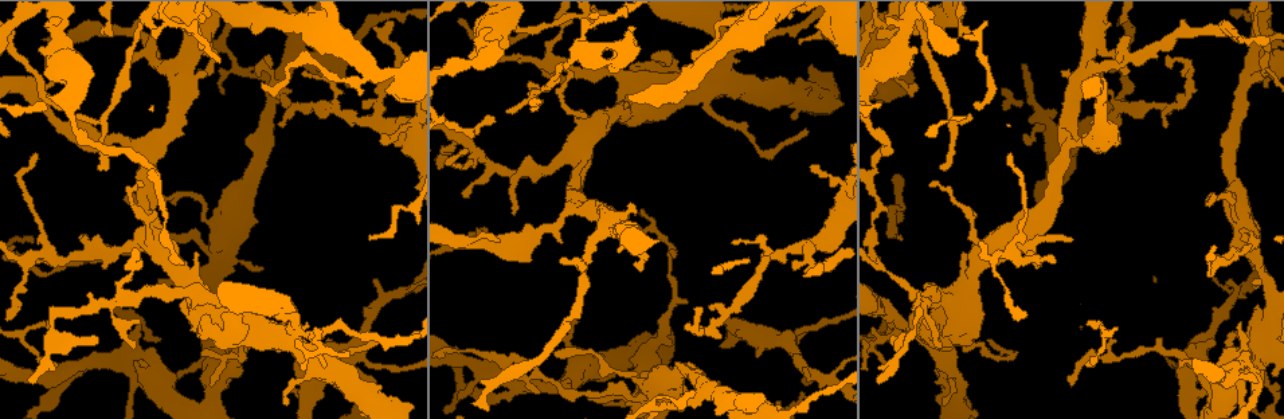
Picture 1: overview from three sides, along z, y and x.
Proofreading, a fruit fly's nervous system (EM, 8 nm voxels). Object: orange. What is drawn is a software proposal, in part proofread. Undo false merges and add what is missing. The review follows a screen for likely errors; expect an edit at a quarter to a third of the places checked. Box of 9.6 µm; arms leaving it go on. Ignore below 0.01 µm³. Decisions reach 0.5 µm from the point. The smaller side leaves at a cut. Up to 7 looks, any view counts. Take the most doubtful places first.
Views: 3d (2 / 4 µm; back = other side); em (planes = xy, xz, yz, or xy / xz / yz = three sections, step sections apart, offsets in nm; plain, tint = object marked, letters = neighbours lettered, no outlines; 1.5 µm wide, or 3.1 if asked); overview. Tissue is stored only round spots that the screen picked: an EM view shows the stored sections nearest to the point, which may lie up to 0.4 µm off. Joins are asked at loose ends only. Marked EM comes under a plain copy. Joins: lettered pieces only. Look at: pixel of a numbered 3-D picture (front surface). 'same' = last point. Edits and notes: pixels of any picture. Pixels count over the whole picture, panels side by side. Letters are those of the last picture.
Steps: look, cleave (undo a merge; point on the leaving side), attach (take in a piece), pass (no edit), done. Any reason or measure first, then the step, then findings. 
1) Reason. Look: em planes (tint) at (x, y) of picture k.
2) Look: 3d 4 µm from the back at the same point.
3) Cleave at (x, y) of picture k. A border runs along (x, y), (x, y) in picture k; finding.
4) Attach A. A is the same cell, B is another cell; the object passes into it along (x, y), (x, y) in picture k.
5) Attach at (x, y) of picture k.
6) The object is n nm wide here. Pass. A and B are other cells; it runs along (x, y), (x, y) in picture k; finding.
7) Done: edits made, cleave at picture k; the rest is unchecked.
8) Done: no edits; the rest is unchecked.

Thin neck. Look: 3d 4 µm at (89, 361) of picture 1.

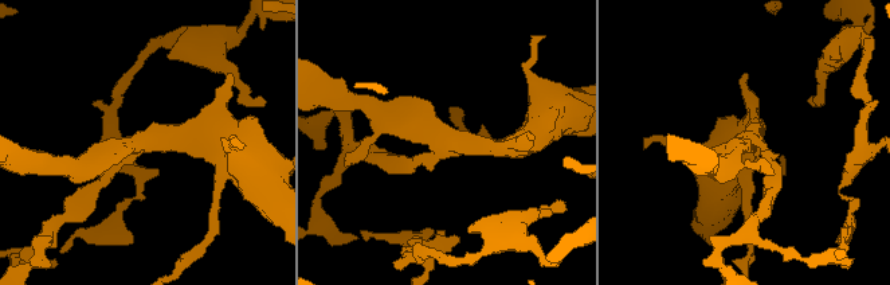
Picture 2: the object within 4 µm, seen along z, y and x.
Look: em xz step 4 (letters) at (754, 140) of picture 2.

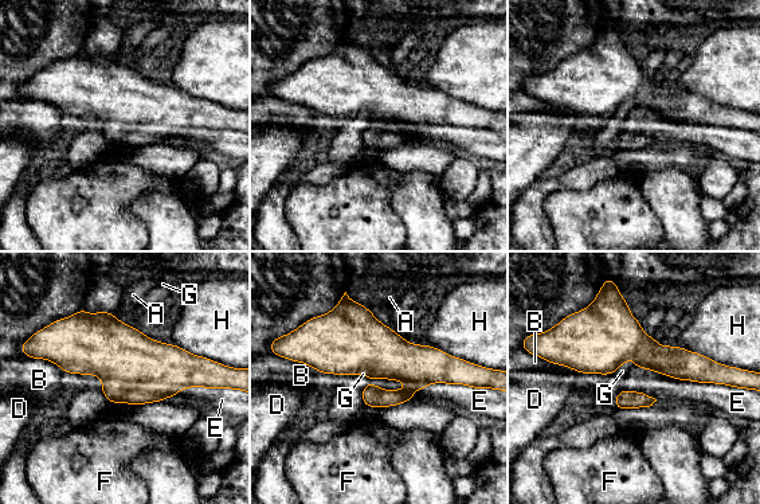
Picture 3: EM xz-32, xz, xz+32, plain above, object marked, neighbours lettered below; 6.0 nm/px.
3 arms meet here; the arms are 190, 190, 280 nm wide. Pass. A, B, D, E, F, G and H are other cells; continuous, no second neuron.

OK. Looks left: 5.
Thin end. Look: 3d 2 µm at (890, 338) of picture 1.

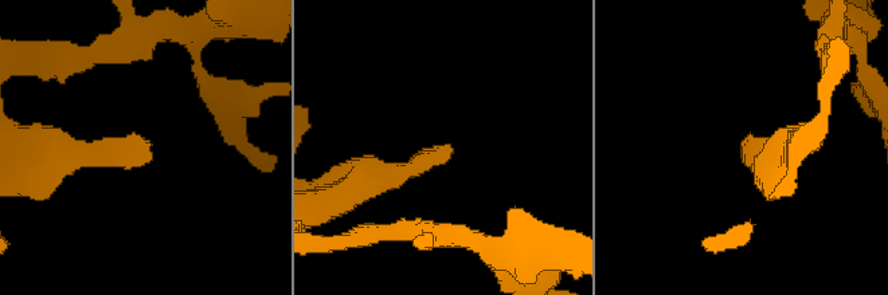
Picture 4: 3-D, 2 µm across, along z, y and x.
Now the EM. Look: em planes (letters) at (745, 151) of picture 4.

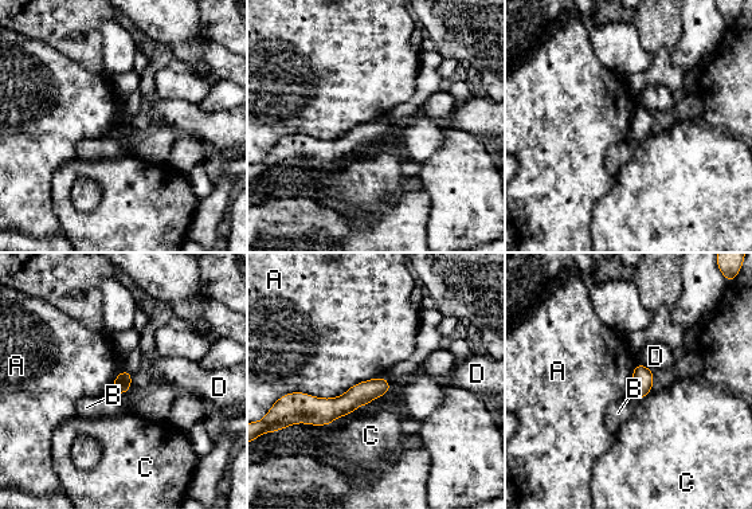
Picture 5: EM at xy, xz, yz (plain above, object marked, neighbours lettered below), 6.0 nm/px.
The longest contact is with A, 600 nm. Pass. A, B, C and D are other cells; a border runs along (382, 376), (331, 398), (284, 395) in picture 5; no lettered piece goes on from it.

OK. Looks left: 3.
Thin end. Look: em planes (letters) at (285, 402) of picture 1.

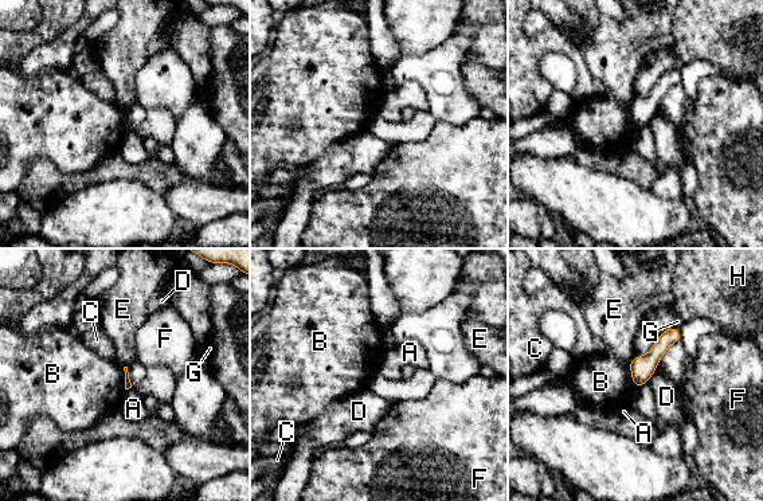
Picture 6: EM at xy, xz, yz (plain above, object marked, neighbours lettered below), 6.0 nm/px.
Pass. A, B, C, D, E, F, G and H are other cells; no lettered piece goes on from it.

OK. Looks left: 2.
Done: no edits; the rest is unchecked.

